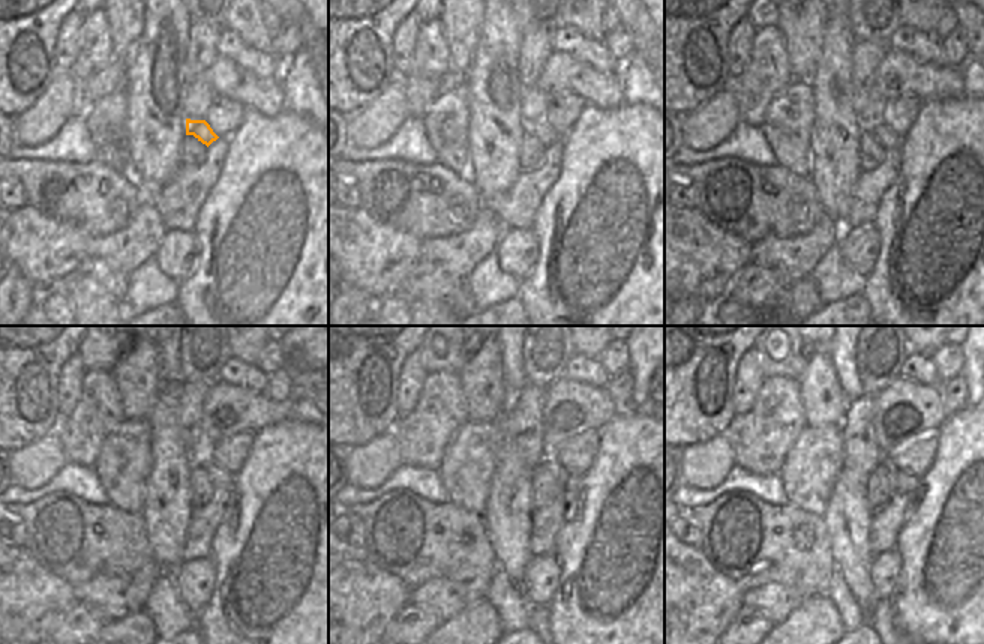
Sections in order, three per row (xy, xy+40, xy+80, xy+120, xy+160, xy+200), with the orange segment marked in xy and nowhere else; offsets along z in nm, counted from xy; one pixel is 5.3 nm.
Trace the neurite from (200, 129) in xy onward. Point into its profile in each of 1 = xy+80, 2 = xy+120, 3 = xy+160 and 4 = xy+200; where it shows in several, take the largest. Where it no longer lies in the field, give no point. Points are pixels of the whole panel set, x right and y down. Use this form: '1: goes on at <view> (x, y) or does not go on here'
1: goes on at xy+80 (890, 140)
2: goes on at xy+120 (219, 476)
3: goes on at xy+160 (569, 482)
4: goes on at xy+200 (908, 484)

